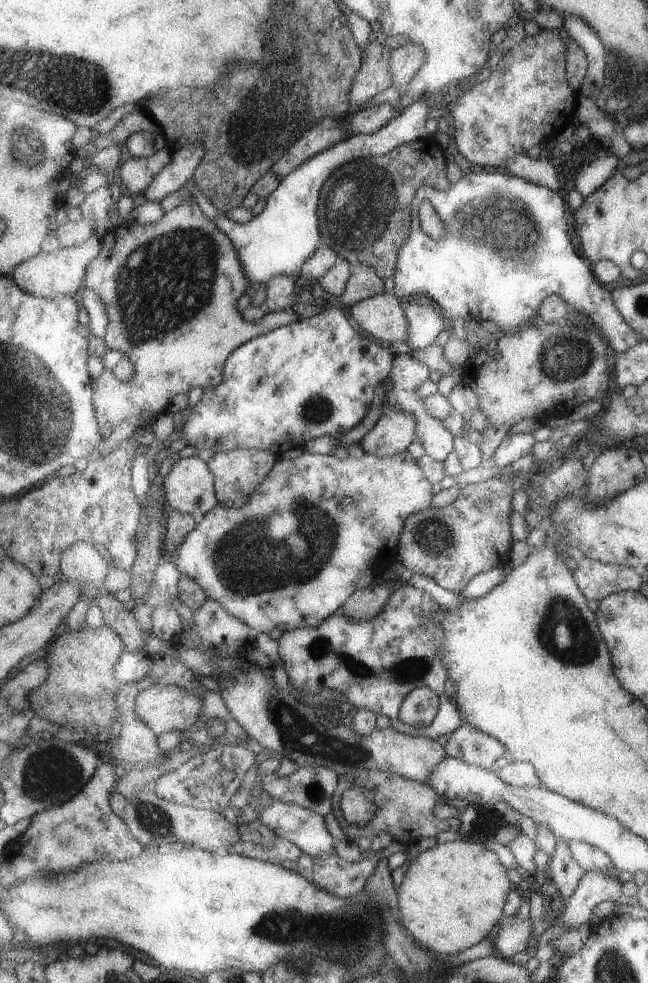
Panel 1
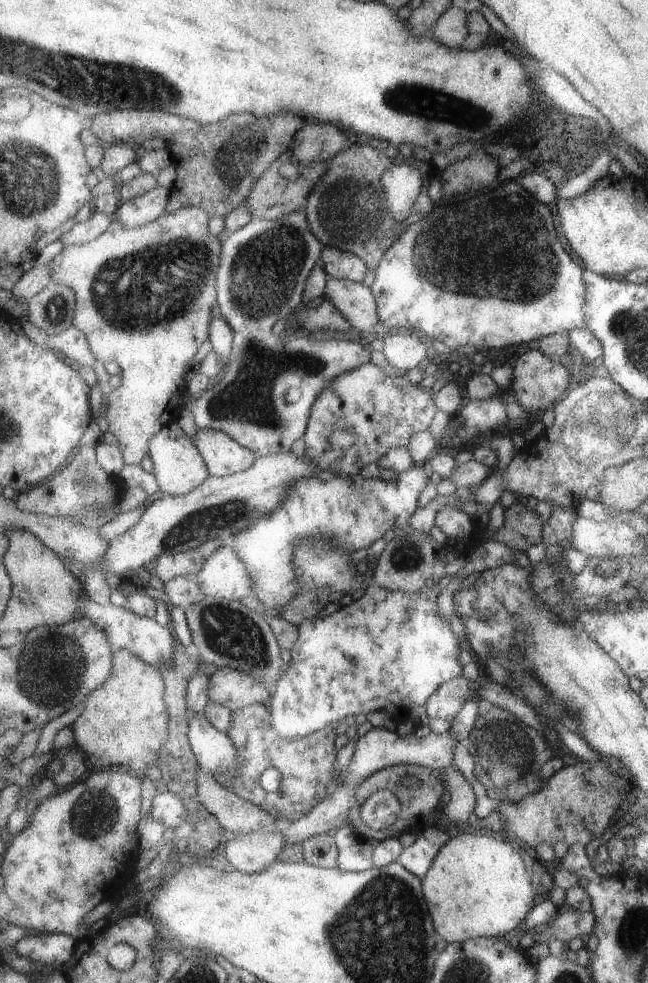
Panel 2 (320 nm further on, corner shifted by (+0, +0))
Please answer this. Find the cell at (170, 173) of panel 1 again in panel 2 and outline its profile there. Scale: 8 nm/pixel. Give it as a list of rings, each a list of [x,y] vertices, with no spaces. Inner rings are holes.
[[[154,188],[144,195],[123,202],[113,216],[124,227],[143,227],[166,213],[173,188]]]

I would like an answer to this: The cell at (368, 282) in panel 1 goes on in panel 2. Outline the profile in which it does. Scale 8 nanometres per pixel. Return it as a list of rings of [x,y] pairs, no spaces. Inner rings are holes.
[[[325,247],[321,260],[329,276],[339,280],[349,279],[361,283],[365,274],[370,271],[360,256],[337,247]]]

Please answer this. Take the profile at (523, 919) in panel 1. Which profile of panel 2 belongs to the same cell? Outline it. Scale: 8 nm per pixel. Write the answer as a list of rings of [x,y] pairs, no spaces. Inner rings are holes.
[[[565,908],[563,911],[557,913],[557,918],[553,919],[555,922],[549,924],[553,930],[553,936],[571,943],[571,940],[583,938],[594,933],[594,924],[596,923],[596,916],[585,914],[585,912],[570,910]]]

